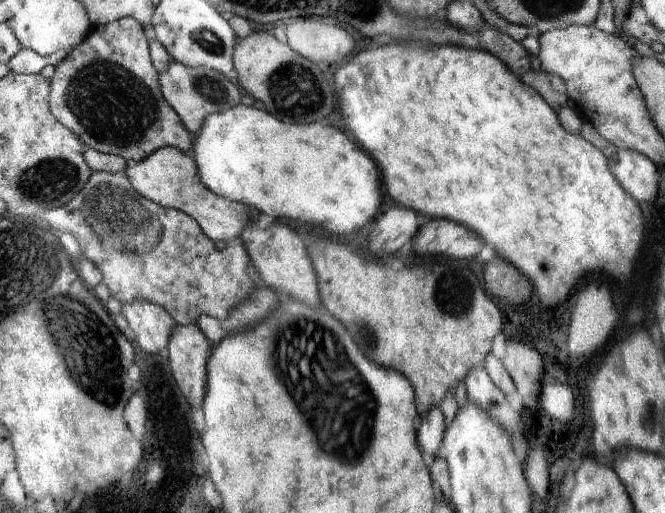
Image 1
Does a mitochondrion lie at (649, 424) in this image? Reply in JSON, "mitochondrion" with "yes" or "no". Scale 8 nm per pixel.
{"mitochondrion":"yes"}

